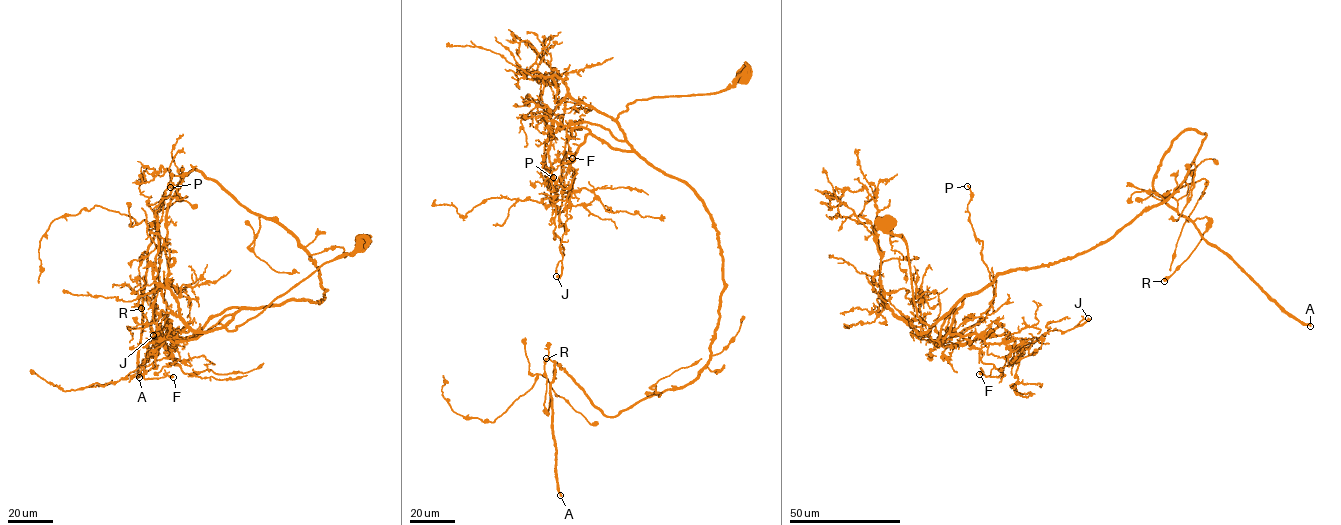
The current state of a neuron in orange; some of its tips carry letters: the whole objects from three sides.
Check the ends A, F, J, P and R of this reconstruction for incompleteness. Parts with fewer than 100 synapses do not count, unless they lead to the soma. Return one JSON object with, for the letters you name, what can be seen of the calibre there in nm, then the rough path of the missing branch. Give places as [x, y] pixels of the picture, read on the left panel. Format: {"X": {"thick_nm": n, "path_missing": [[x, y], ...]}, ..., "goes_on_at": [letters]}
{"A": {"thick_nm": 440}, "goes_on_at": ["A"]}

